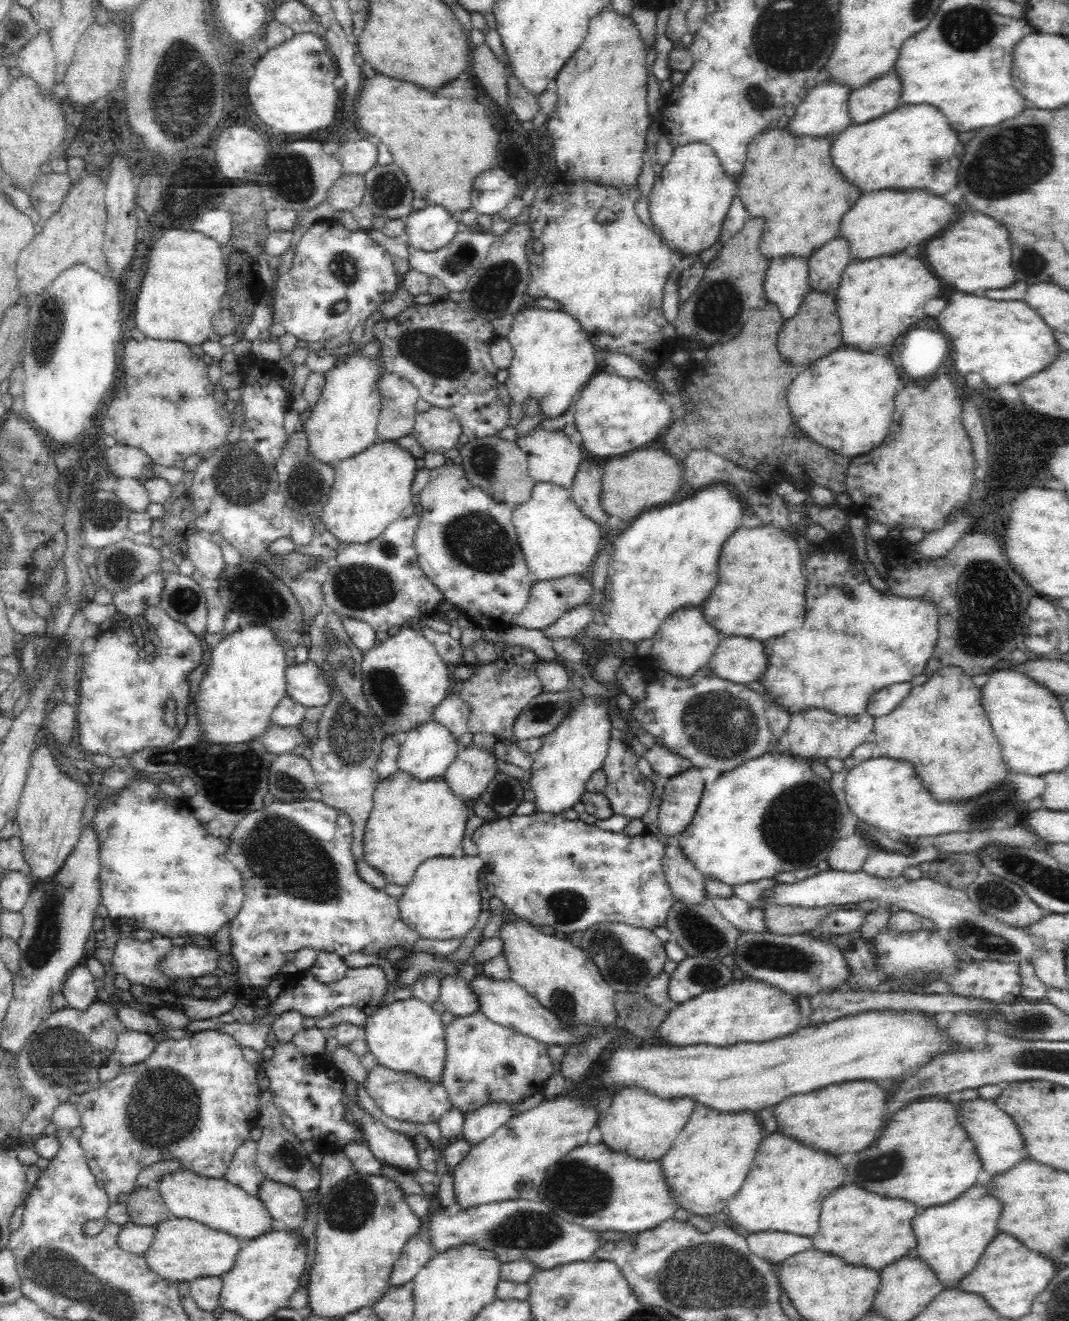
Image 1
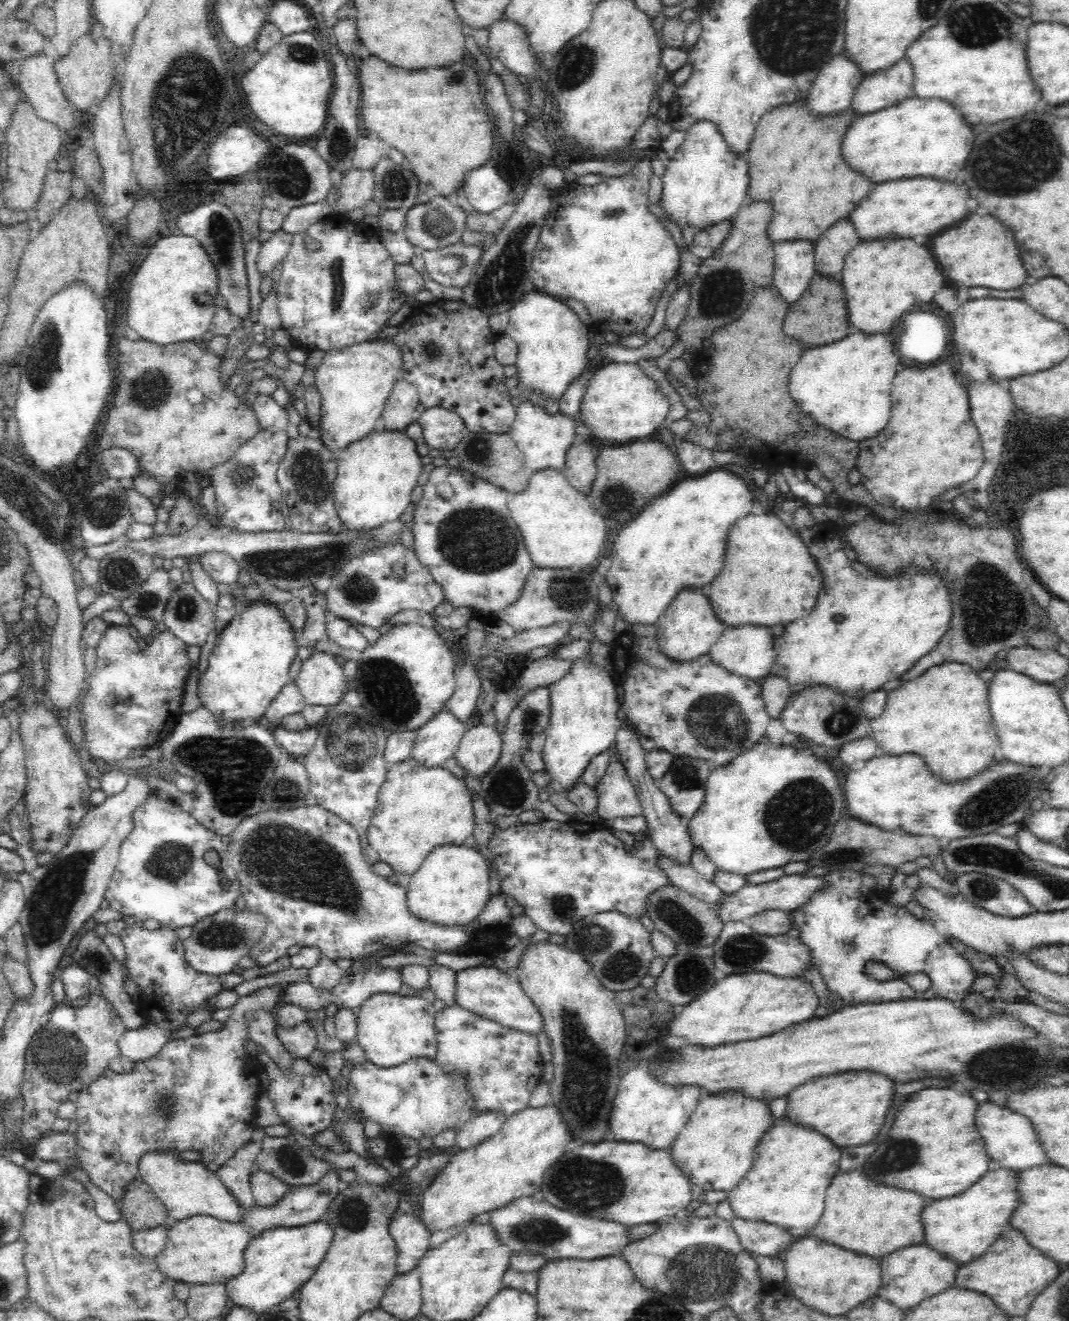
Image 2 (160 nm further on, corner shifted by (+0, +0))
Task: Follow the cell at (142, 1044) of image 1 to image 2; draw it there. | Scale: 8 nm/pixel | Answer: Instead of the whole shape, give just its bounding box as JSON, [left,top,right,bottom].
[117,923,223,1063]

